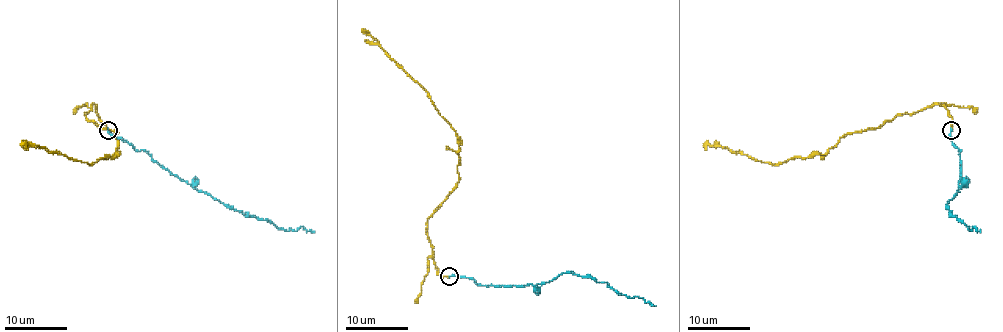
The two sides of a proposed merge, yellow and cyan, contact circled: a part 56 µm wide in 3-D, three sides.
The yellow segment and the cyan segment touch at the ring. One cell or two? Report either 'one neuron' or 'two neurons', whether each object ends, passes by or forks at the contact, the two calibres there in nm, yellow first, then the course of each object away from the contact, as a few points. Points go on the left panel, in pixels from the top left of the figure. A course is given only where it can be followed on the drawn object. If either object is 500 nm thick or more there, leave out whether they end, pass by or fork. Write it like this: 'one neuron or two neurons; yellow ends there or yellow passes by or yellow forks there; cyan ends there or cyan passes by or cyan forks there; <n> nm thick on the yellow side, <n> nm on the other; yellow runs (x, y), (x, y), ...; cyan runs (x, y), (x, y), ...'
one neuron; yellow ends there; cyan ends there; 160 nm thick on the yellow side, 190 nm on the other; yellow runs (108, 129), (93, 104), (86, 114), (100, 128), (117, 132), (117, 154), (92, 164), (20, 145); cyan runs (108, 129), (139, 151), (144, 150), (173, 175), (231, 207), (286, 231), (297, 231), (302, 226), (314, 232)

